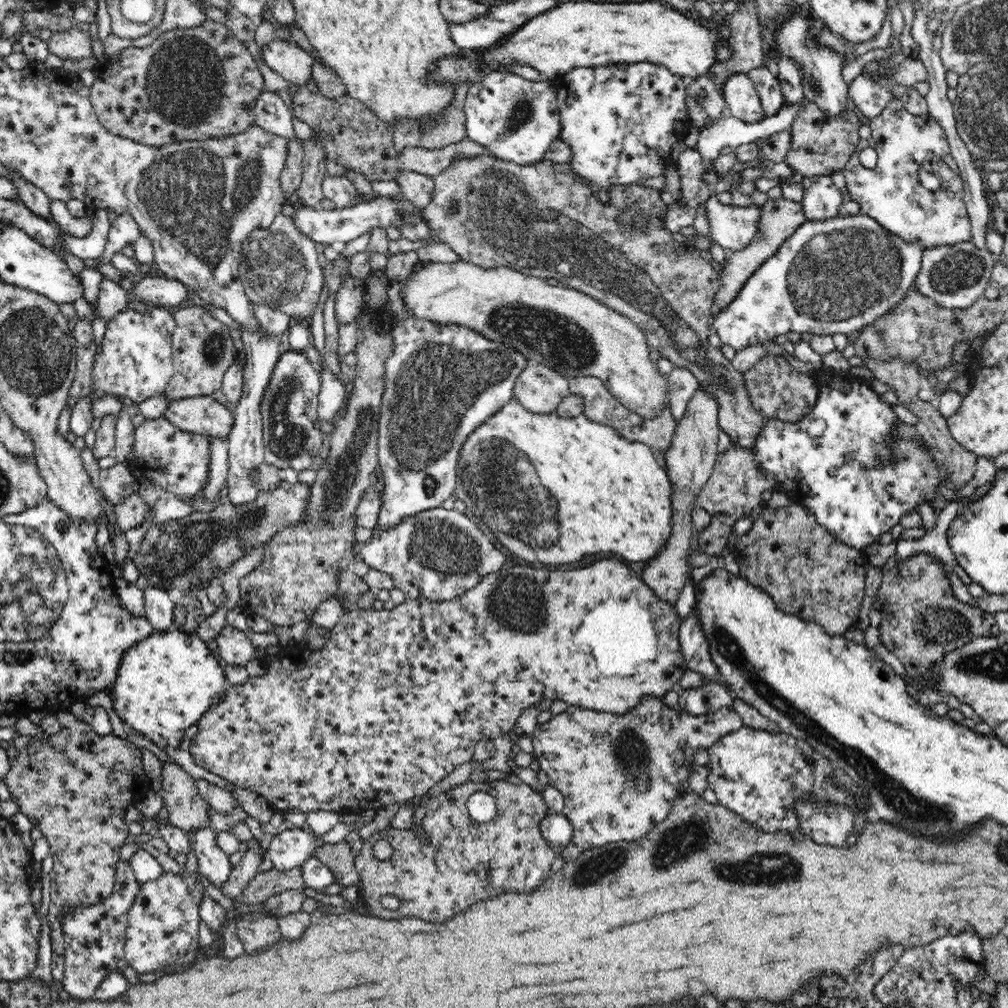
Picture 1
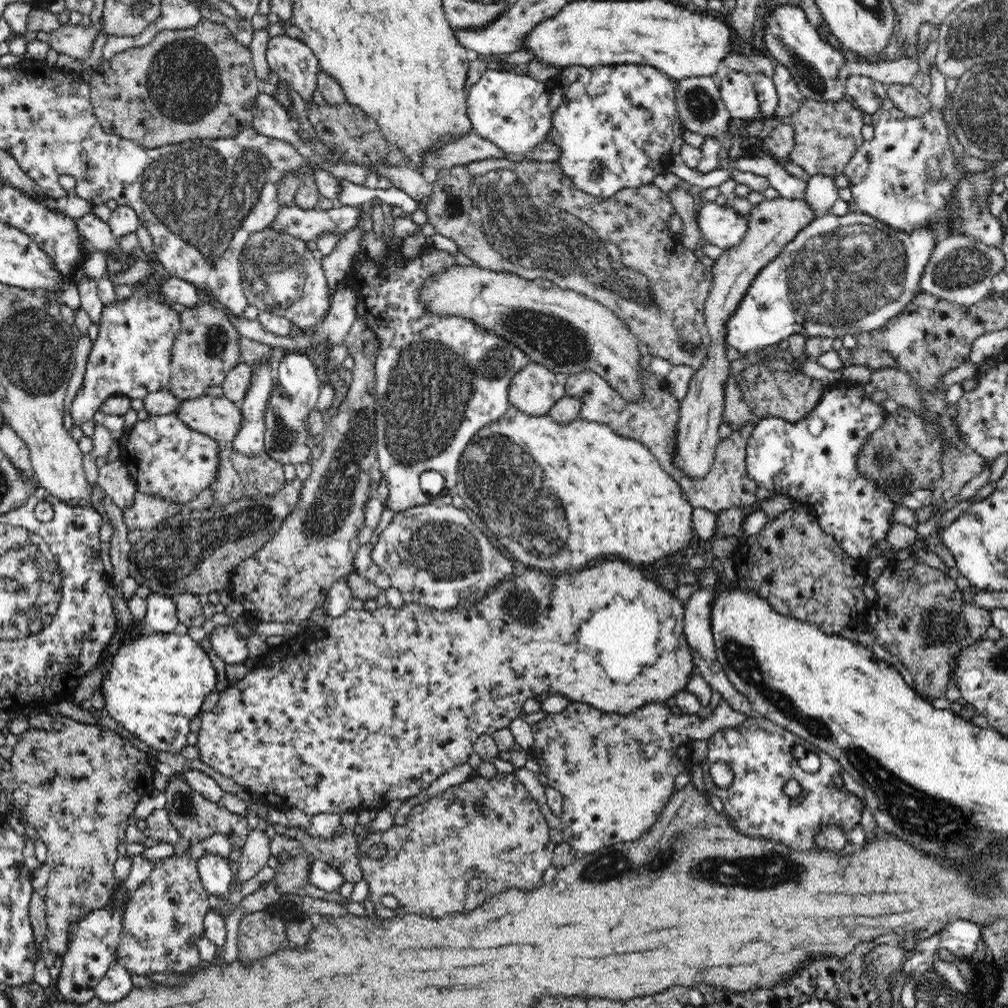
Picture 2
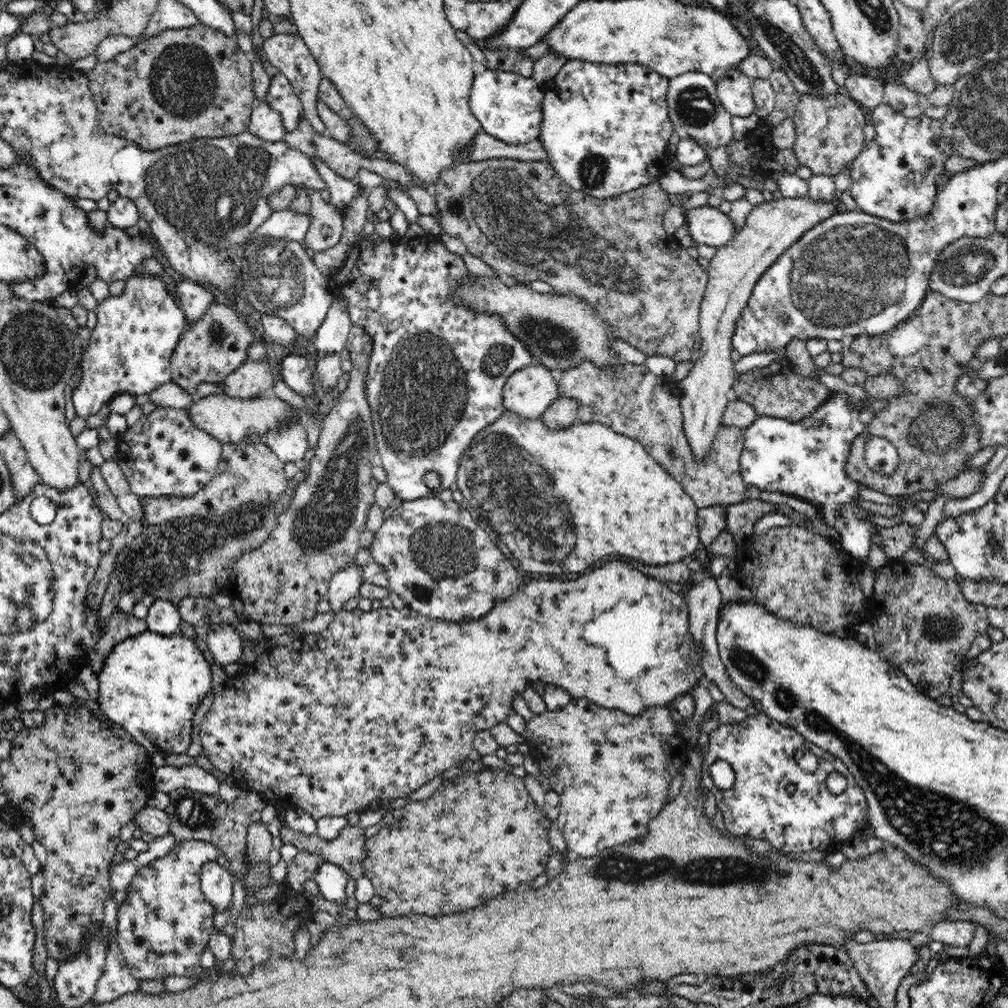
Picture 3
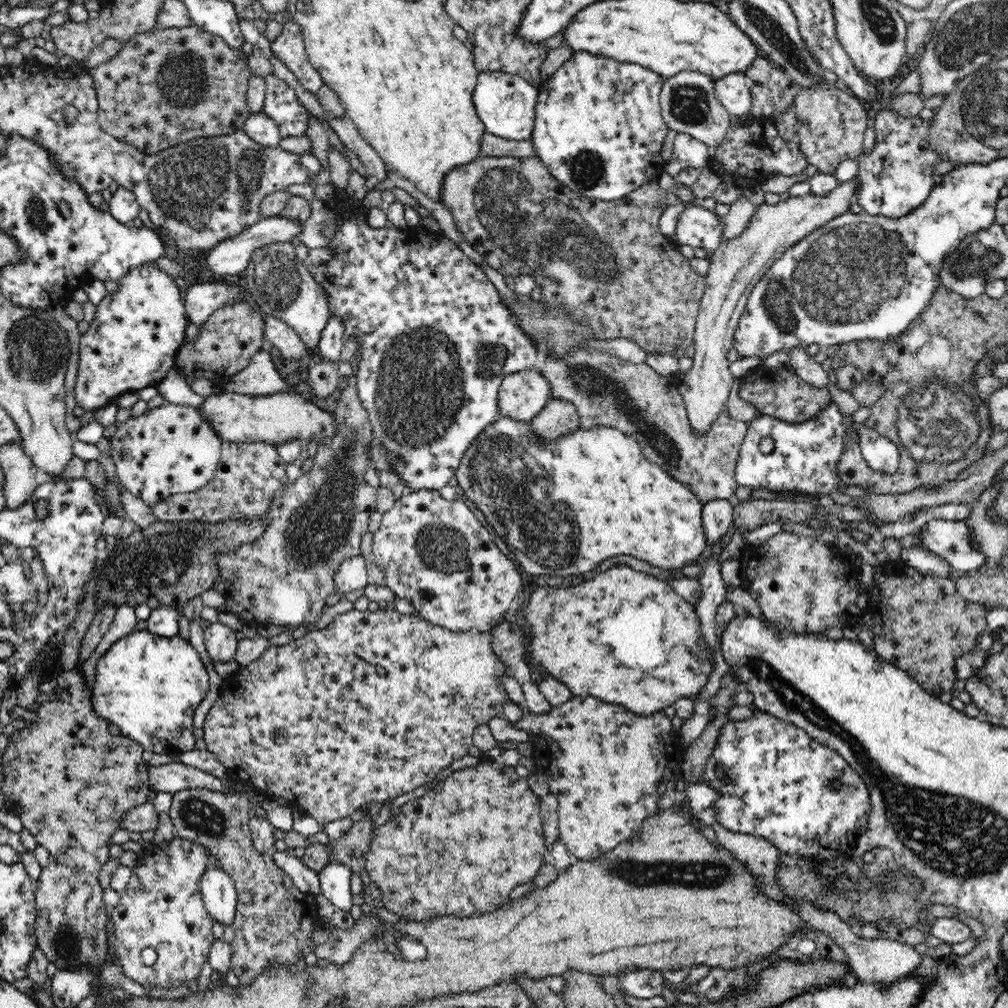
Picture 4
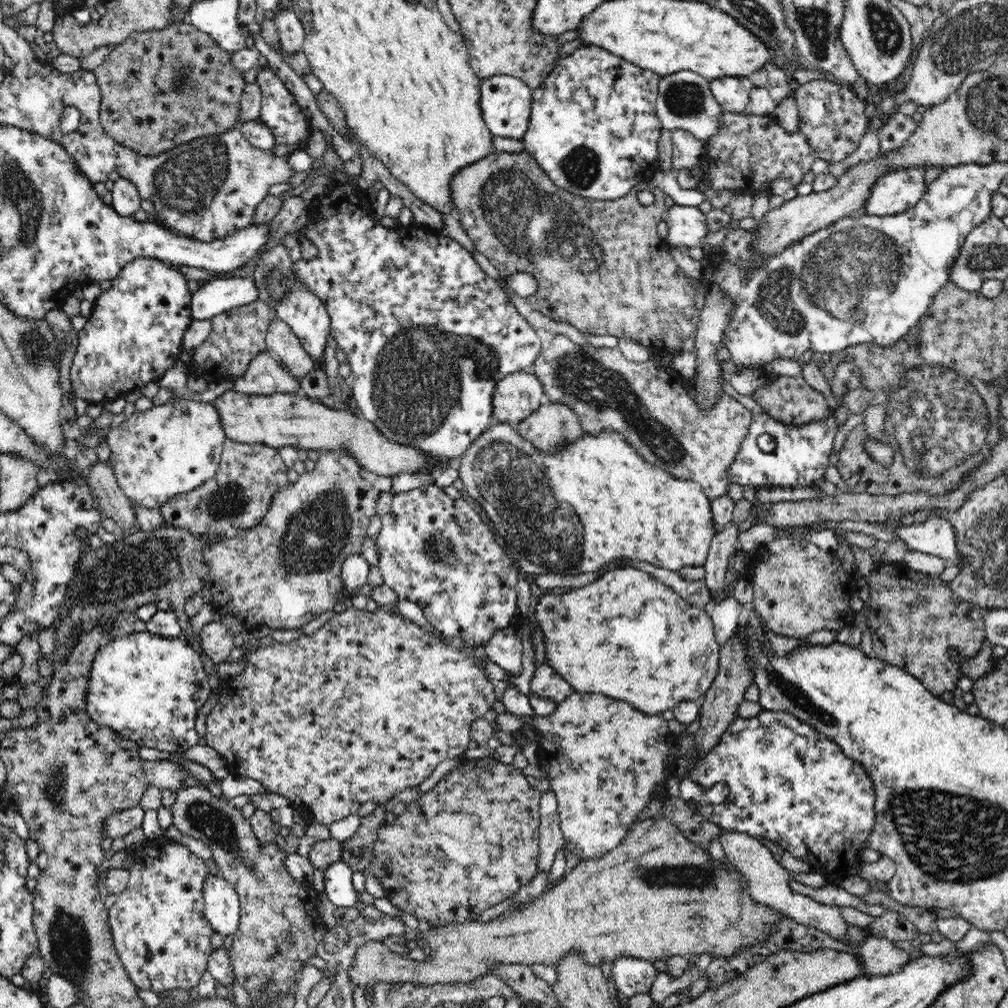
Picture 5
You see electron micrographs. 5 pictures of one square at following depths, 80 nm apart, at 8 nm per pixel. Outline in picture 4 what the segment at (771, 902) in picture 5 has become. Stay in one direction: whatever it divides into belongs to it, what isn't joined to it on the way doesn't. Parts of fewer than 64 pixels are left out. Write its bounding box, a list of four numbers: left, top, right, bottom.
[695,802,921,985]

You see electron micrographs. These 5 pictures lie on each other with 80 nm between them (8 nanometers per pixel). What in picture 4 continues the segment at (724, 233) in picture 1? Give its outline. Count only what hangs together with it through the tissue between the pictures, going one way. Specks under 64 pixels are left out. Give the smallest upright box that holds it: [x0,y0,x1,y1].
[671,205,723,260]

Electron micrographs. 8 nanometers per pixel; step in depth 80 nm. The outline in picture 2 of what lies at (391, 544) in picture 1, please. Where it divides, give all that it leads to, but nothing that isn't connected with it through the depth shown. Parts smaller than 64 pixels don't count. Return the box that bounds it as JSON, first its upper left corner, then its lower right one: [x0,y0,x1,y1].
[372,500,516,611]

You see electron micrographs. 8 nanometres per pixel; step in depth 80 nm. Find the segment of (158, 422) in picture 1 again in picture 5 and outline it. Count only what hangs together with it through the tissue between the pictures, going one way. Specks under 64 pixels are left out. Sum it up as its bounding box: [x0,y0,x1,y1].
[106,398,225,510]

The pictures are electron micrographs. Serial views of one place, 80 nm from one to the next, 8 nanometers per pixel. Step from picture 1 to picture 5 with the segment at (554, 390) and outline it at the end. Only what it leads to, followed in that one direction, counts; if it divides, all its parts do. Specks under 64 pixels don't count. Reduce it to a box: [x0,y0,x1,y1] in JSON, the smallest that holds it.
[492,372,545,425]

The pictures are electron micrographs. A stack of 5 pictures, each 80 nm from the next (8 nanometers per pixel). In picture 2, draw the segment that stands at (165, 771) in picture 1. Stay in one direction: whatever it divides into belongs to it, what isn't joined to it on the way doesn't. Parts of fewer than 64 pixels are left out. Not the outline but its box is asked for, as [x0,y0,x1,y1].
[165,773,249,850]

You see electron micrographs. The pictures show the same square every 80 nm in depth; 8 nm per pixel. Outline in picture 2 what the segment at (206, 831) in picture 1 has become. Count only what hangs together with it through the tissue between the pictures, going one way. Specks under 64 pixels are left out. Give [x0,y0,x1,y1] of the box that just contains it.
[197,853,232,904]

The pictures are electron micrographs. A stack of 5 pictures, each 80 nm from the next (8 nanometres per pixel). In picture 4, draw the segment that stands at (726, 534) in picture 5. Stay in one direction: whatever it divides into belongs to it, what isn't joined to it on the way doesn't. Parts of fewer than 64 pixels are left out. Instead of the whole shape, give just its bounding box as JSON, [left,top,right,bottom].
[695,542,726,650]

